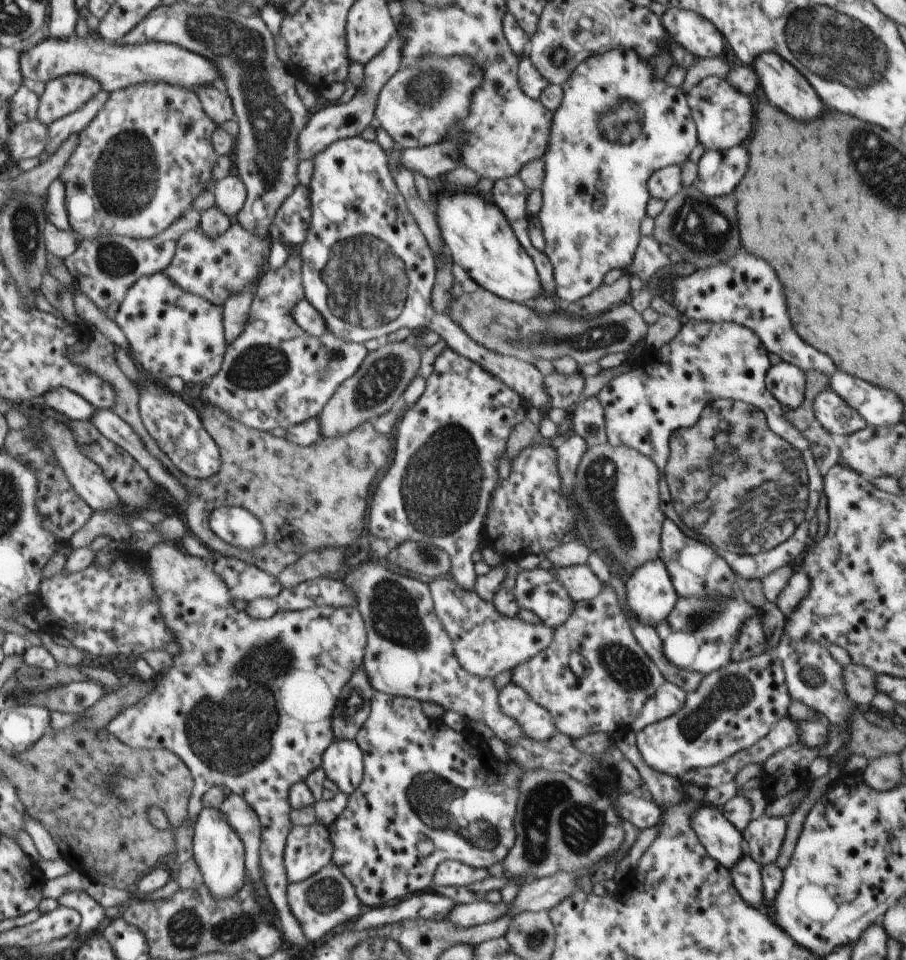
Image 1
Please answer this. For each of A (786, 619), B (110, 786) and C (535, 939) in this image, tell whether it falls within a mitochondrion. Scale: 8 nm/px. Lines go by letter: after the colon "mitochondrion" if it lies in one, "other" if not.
A: other
B: other
C: mitochondrion

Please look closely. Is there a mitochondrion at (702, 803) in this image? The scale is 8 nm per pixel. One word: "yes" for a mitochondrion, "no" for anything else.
no

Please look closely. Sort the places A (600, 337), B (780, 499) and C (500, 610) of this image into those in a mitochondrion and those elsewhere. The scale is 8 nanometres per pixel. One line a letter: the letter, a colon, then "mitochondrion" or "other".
A: mitochondrion
B: mitochondrion
C: other

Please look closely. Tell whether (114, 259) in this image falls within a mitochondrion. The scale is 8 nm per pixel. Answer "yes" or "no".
yes

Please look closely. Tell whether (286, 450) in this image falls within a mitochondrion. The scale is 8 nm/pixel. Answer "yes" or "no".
no

